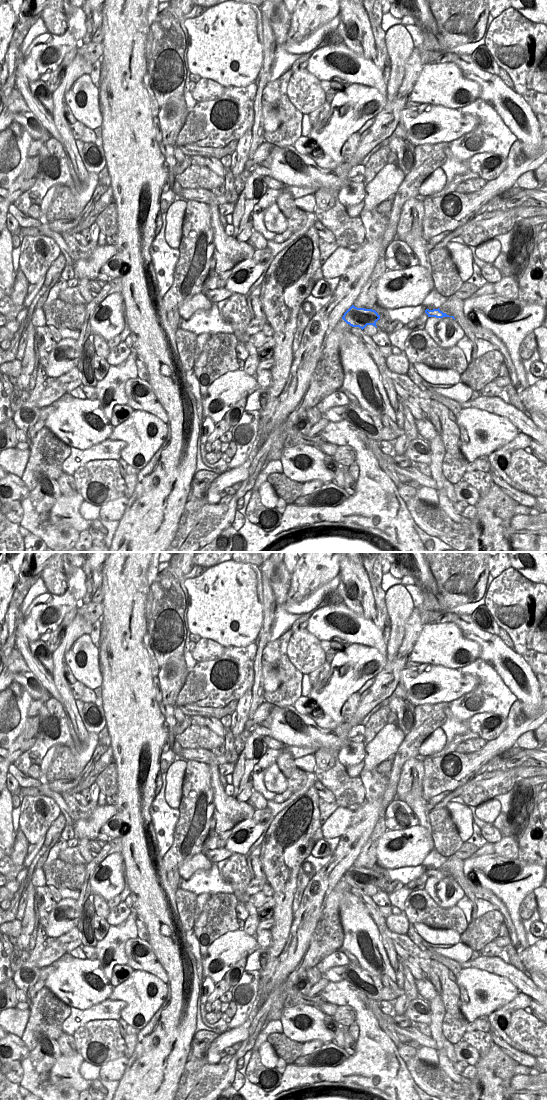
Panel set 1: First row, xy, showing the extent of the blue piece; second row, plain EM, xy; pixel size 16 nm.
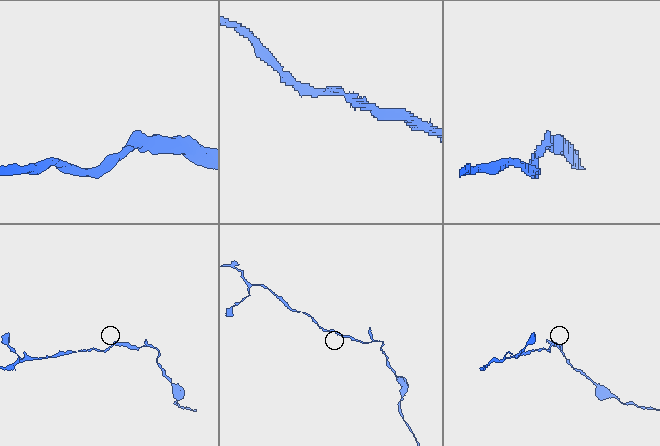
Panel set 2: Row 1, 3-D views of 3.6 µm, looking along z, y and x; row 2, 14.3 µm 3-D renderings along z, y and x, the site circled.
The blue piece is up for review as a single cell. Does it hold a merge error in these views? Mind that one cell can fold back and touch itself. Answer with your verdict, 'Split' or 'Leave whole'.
Split

